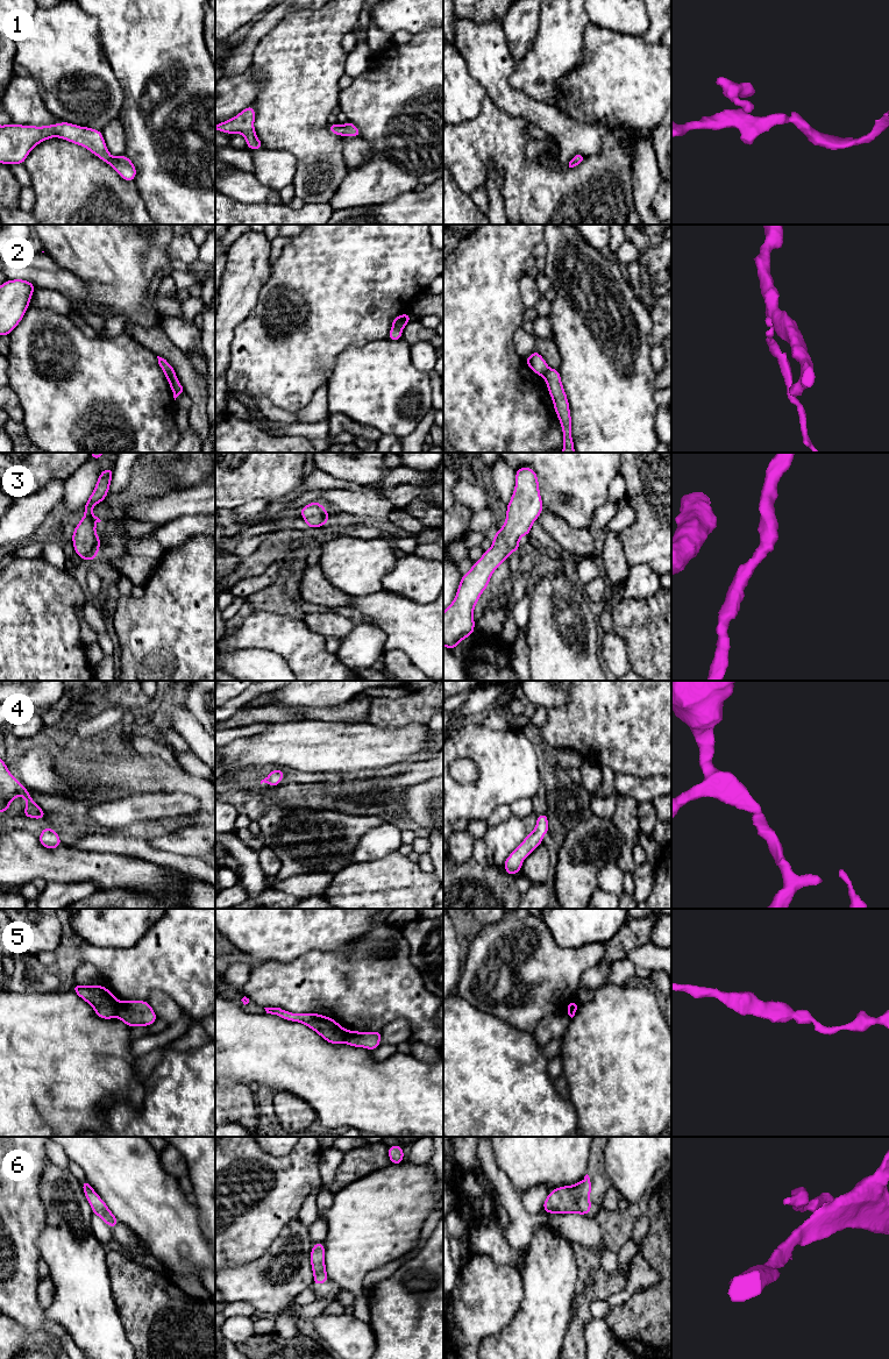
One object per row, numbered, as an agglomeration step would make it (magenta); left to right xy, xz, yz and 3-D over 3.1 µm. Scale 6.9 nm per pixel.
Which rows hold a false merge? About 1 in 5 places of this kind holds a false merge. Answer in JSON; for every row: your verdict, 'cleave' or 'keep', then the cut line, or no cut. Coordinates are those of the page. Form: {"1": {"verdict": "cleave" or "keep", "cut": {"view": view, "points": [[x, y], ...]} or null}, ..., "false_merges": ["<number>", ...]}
{"1": {"verdict": "keep", "cut": null}, "2": {"verdict": "cleave", "cut": {"view": "xy", "points": [[165, 372], [175, 375]]}}, "3": {"verdict": "keep", "cut": null}, "4": {"verdict": "keep", "cut": null}, "5": {"verdict": "cleave", "cut": {"view": "xy", "points": [[119, 1002], [115, 1016]]}}, "6": {"verdict": "keep", "cut": null}, "false_merges": ["2", "5"]}

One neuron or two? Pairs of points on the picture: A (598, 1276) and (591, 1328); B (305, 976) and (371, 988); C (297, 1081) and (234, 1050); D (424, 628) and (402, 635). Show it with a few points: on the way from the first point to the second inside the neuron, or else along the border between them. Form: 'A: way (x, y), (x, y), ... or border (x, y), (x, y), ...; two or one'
A: border (592, 1317), (584, 1325), (585, 1344); two
B: way (321, 982), (355, 984); one
C: way (282, 1066), (265, 1050), (249, 1050); one
D: way (418, 630), (407, 630); one

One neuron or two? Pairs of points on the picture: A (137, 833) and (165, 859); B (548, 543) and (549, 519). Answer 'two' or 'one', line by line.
A: one
B: two

